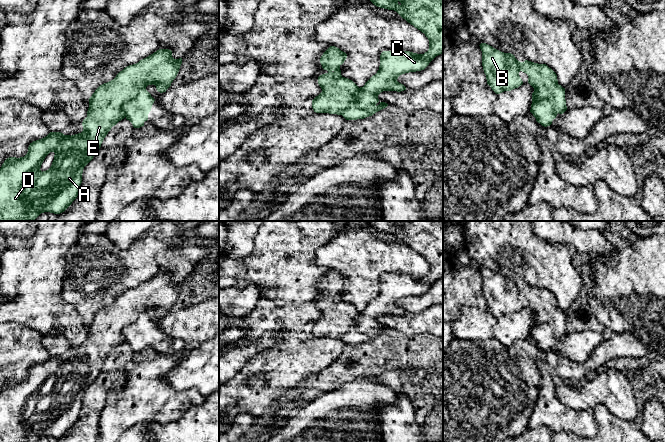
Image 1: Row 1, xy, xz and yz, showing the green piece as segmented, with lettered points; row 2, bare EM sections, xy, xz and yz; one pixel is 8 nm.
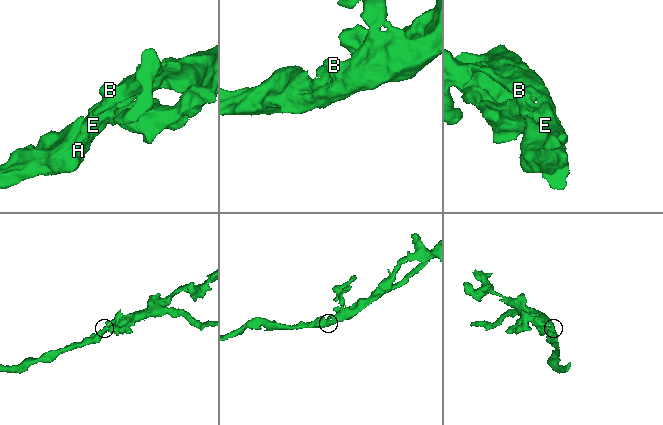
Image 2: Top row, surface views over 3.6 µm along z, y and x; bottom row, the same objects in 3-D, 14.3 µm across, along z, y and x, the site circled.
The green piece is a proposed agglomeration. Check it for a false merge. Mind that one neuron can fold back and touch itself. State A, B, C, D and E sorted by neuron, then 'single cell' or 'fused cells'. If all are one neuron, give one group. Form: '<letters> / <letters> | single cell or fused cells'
A B D E / C | fused cells

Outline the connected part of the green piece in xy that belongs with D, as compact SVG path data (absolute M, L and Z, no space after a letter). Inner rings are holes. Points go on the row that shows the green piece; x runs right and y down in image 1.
M159 49L138 63L125 67L113 80L100 85L89 98L81 133L70 136L50 132L46 137L30 143L24 157L7 158L0 168L0 221L31 221L44 212L64 212L79 194L84 167L99 151L111 128L125 118L124 104L148 85L155 85L160 93L166 92L181 64L182 58L174 59L171 50ZM50 152L55 153L54 160L51 167L42 172L41 165Z

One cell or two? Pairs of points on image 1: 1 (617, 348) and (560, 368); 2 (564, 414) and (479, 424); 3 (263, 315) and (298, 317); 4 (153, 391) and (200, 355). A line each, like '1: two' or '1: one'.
1: one
2: two
3: one
4: two

